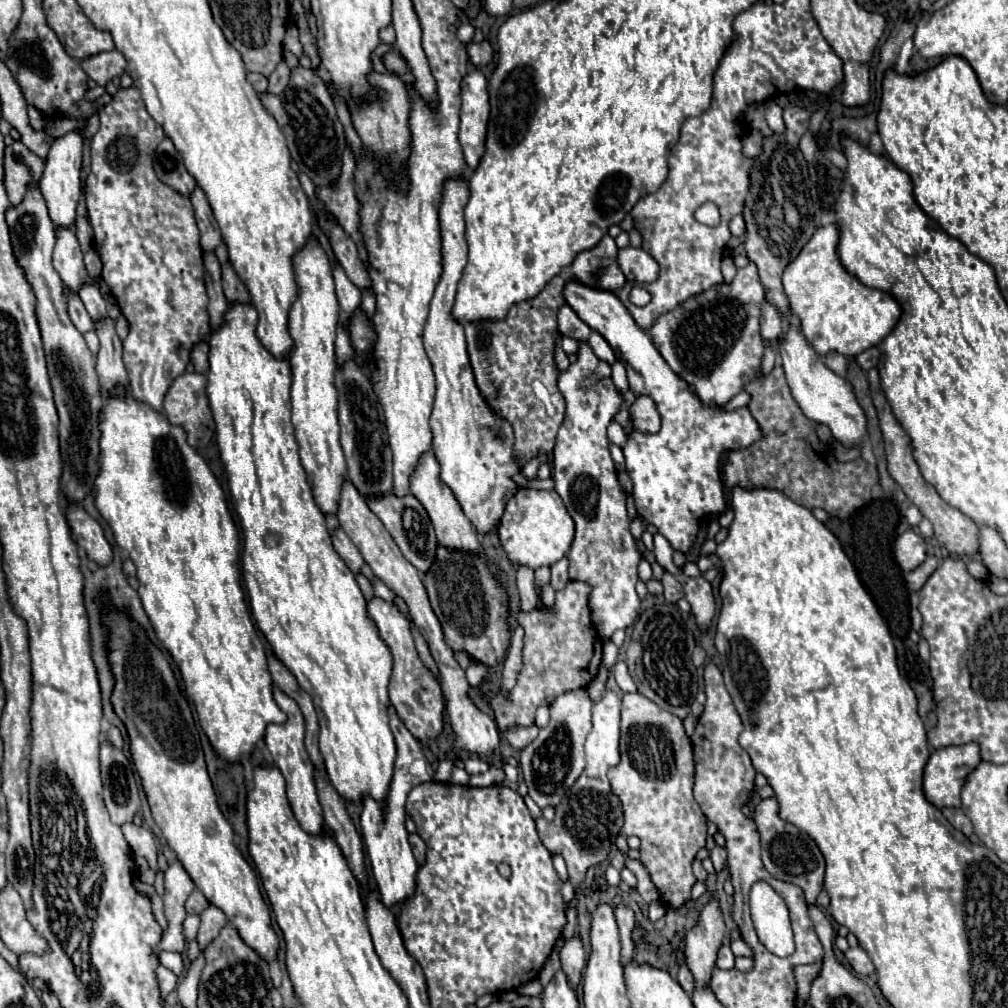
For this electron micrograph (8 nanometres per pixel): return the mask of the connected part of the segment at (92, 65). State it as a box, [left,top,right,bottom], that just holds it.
[80,50,126,86]

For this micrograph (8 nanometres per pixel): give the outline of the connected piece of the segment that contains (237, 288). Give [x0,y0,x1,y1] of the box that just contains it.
[222,262,250,302]

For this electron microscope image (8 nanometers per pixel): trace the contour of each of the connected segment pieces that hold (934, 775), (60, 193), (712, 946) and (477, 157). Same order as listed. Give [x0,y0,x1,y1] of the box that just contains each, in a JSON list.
[[924,744,980,808],[40,130,82,228],[686,900,724,988],[458,70,490,170]]

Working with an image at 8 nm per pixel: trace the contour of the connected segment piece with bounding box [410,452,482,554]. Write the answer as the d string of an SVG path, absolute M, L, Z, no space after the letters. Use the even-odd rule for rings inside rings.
M424 452L424 456L420 456L420 460L416 462L416 468L412 470L412 480L410 480L410 492L426 508L440 544L456 550L482 554L482 546L476 538L476 530L472 528L472 522L464 516L460 504L456 504L456 498L452 496L452 492L448 492L448 486L440 480L440 464L436 464L436 456L432 456L432 452Z

